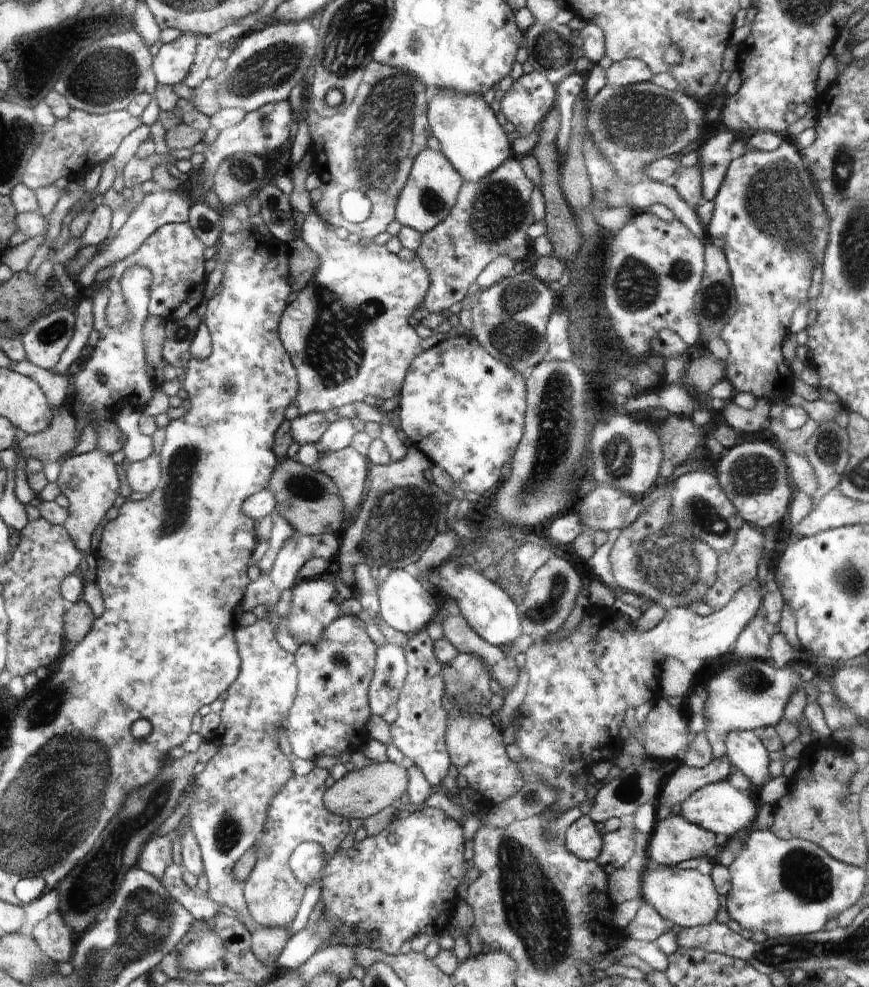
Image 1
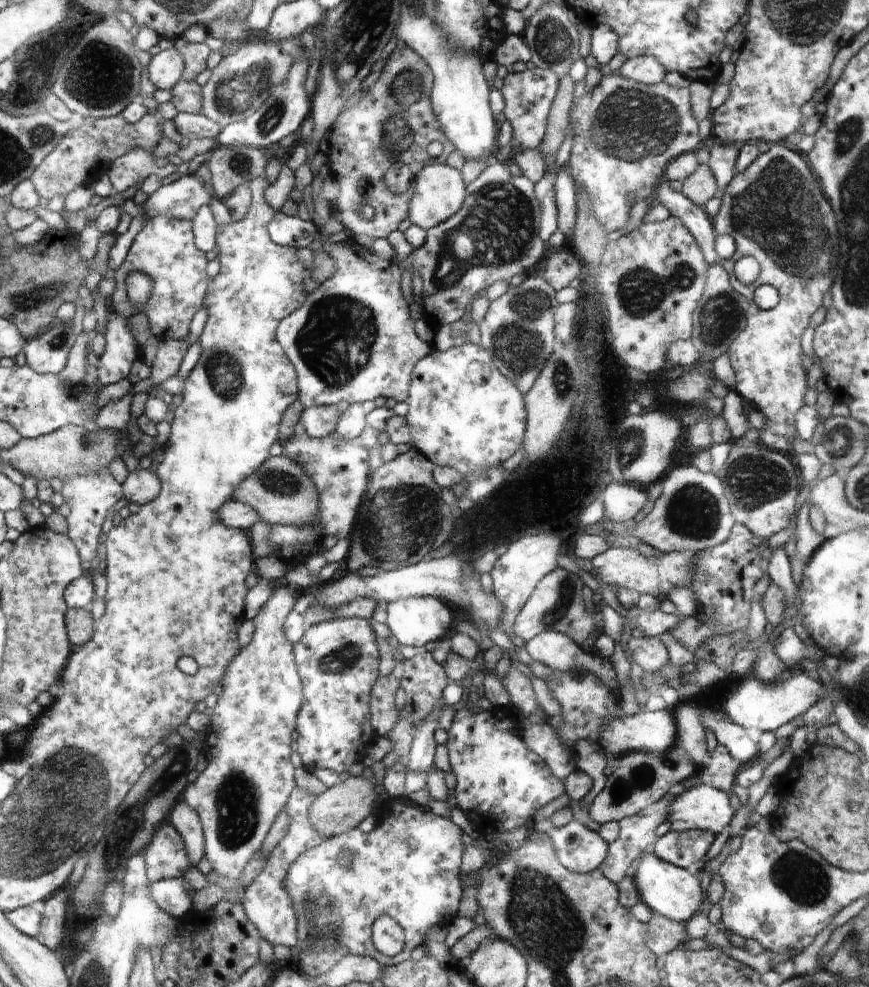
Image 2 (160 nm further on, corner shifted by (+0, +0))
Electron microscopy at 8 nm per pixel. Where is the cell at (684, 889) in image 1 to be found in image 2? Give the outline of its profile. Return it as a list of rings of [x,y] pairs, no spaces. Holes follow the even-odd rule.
[[[652,851],[640,857],[634,868],[640,898],[653,913],[675,921],[688,921],[694,914],[700,913],[698,910],[704,900],[700,880],[696,880],[690,872],[686,872],[686,869],[666,862]]]

